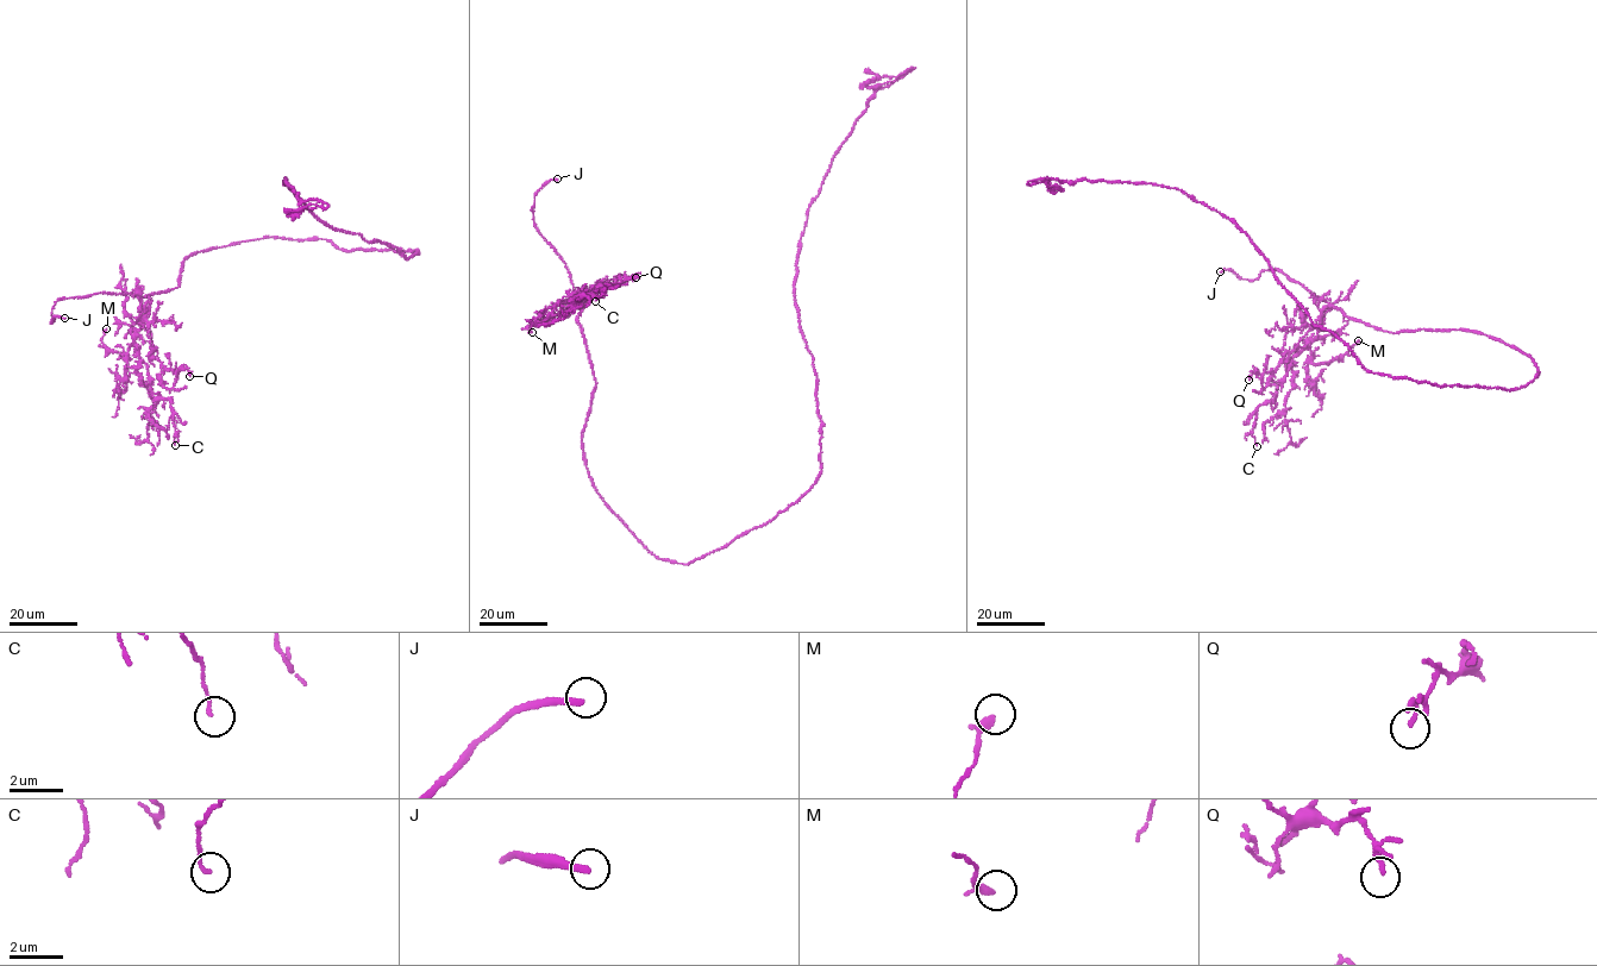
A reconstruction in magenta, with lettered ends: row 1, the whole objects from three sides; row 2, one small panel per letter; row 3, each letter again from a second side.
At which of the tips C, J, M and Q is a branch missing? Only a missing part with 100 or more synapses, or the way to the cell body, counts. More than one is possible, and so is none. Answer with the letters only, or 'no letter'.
J

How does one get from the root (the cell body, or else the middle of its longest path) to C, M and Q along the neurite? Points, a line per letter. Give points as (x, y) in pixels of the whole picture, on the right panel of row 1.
C: (1460, 387), (1514, 389), (1539, 372), (1484, 334), (1389, 332), (1327, 307), (1275, 399), (1257, 408), (1257, 446)
M: (1460, 387), (1514, 389), (1539, 372), (1484, 334), (1389, 332), (1328, 306), (1306, 346), (1314, 364), (1358, 340)
Q: (1460, 387), (1514, 389), (1539, 372), (1484, 334), (1389, 332), (1328, 306), (1269, 384), (1248, 380)

